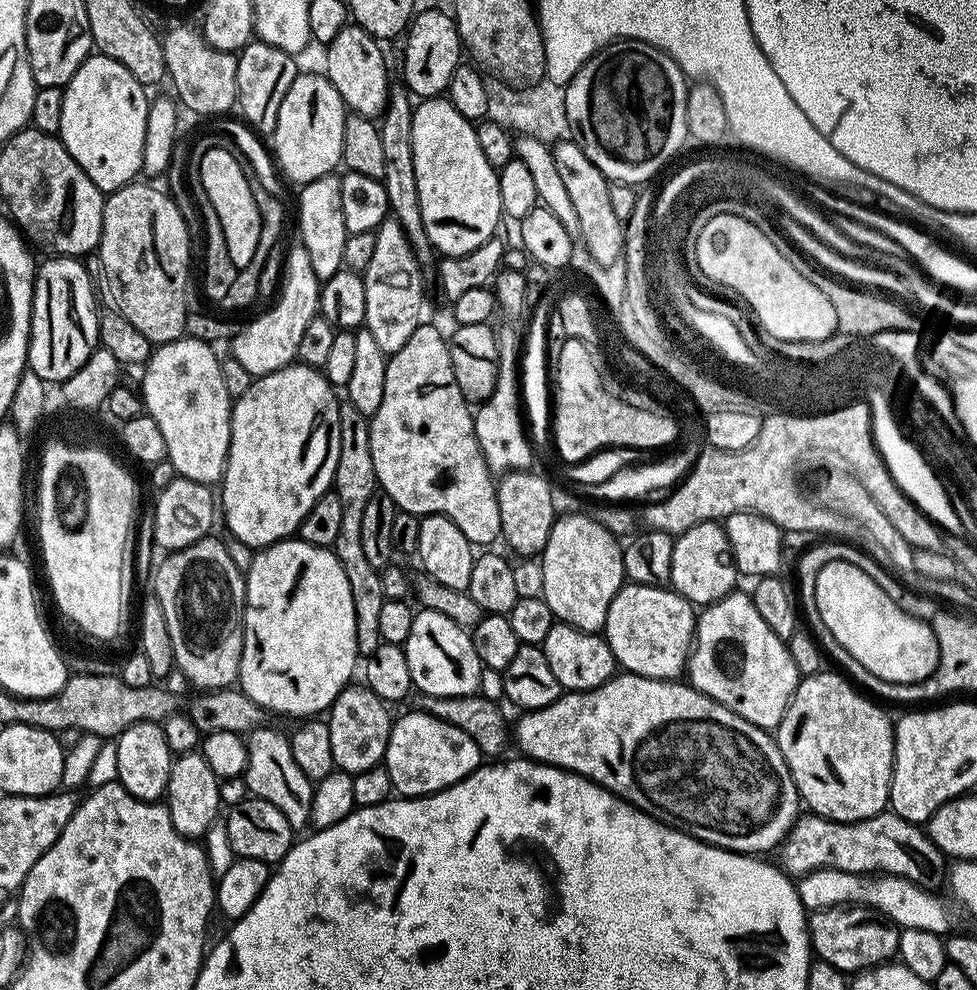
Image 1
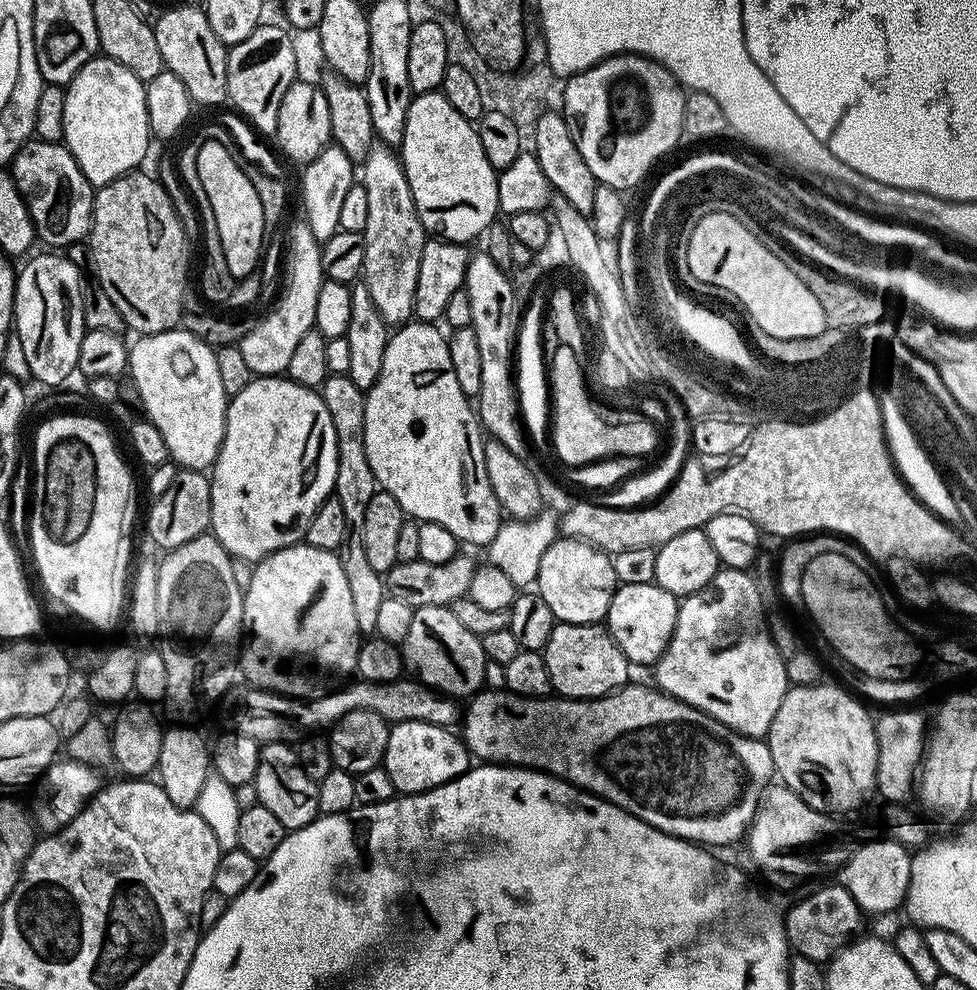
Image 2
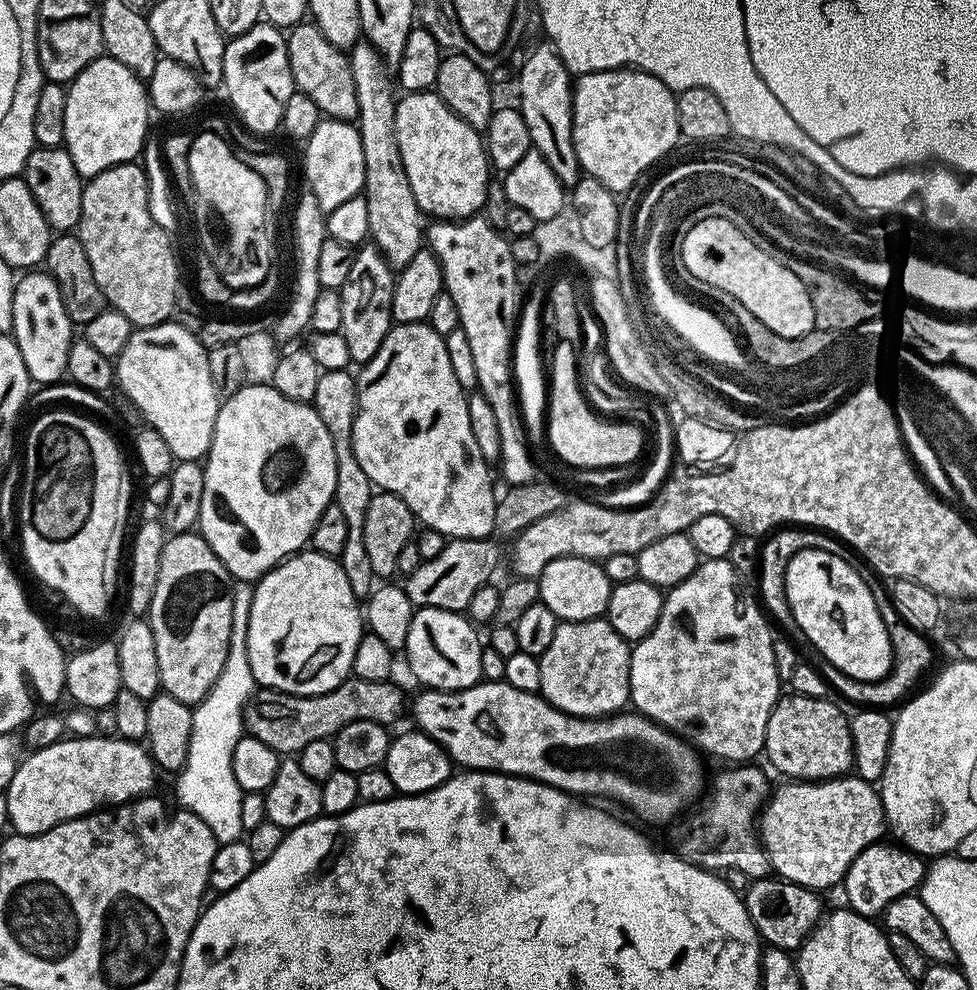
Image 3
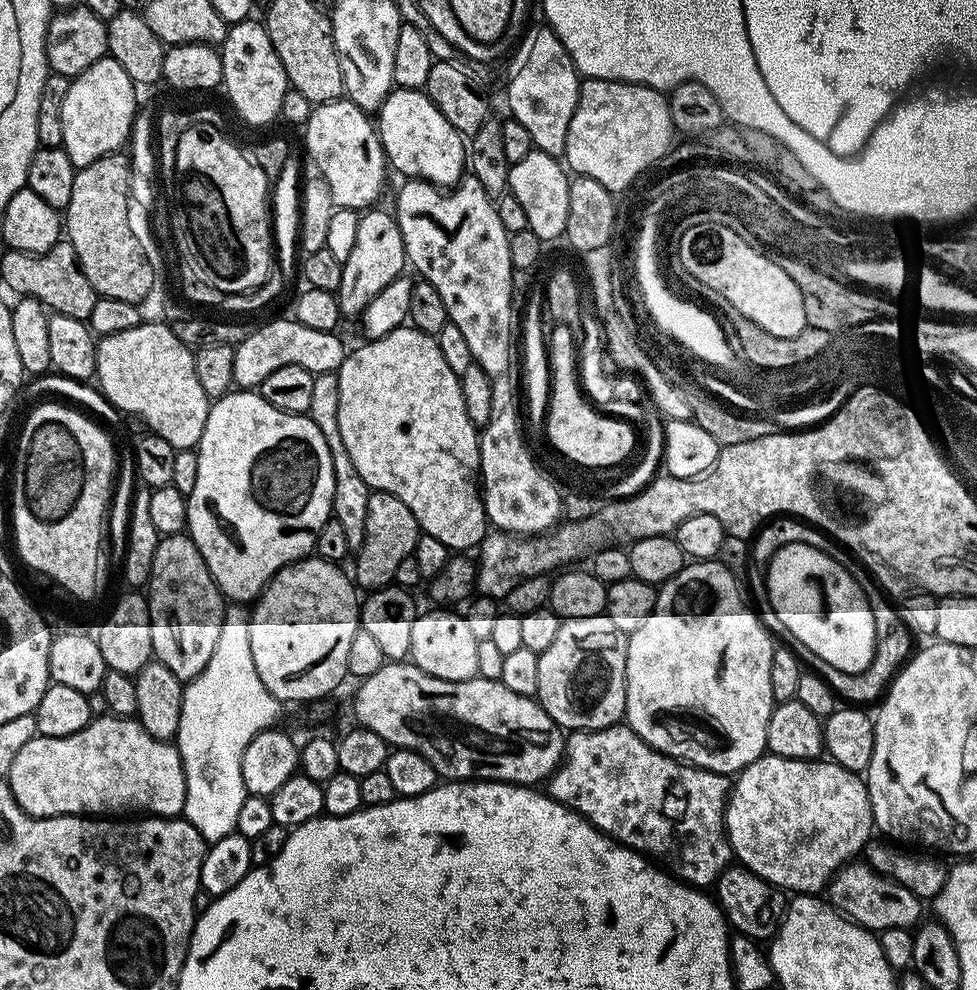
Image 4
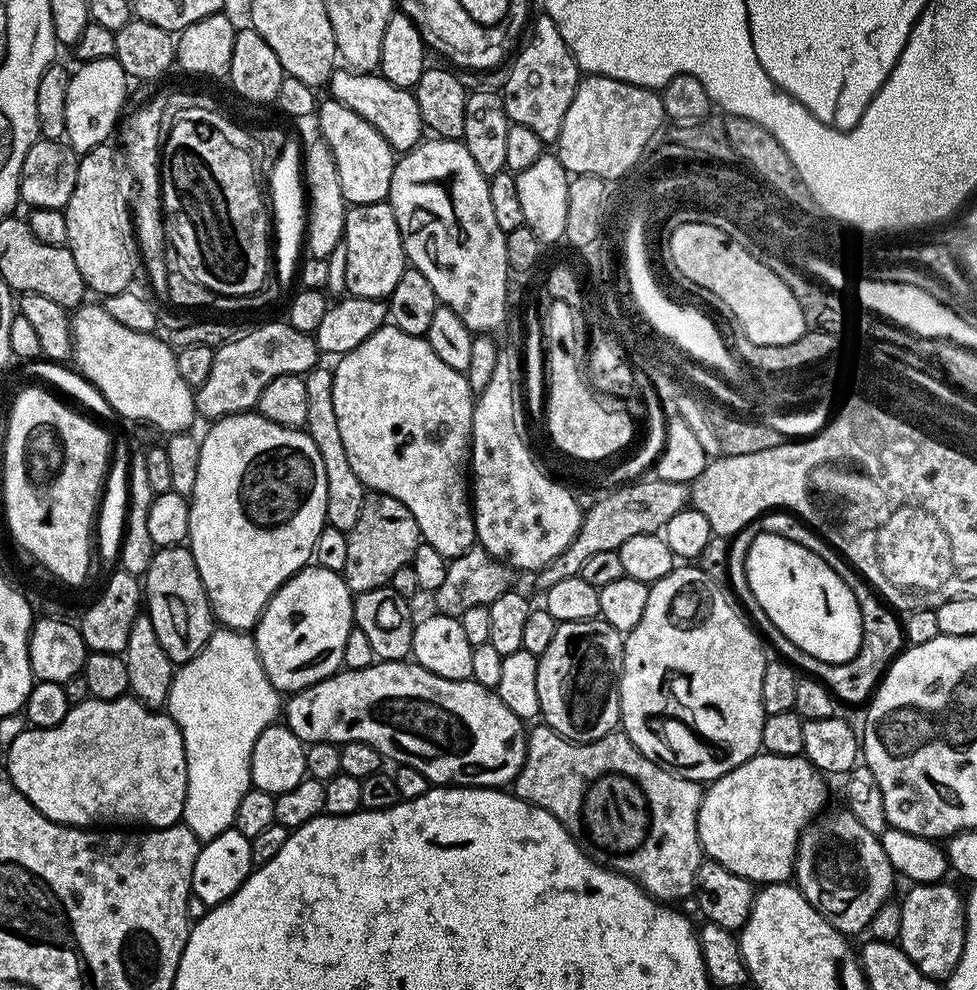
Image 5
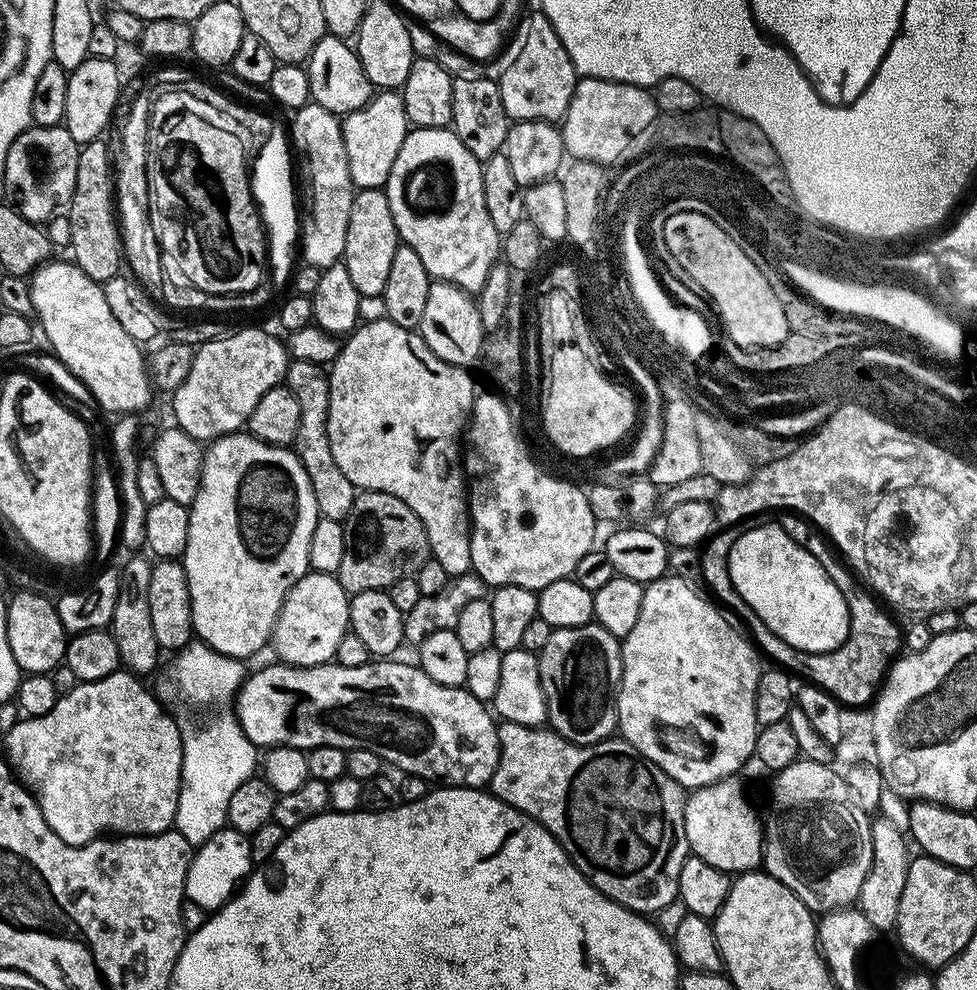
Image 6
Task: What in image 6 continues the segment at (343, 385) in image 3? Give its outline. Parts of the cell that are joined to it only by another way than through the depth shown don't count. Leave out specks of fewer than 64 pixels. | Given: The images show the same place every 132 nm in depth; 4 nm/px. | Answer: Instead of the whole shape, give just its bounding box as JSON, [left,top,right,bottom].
[283,360,358,522]

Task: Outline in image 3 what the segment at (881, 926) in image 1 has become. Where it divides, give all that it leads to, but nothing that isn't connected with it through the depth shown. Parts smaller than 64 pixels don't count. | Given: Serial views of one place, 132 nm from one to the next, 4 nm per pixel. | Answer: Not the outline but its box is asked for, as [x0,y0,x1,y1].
[742,878,825,952]

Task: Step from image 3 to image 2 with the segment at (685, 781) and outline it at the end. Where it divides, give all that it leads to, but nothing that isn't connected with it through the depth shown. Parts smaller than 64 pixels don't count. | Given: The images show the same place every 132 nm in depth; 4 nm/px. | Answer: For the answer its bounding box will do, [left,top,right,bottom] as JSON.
[462,682,774,846]

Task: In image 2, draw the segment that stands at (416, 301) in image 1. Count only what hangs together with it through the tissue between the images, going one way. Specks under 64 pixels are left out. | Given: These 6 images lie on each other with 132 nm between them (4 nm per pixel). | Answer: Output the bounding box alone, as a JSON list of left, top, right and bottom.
[362,154,426,326]

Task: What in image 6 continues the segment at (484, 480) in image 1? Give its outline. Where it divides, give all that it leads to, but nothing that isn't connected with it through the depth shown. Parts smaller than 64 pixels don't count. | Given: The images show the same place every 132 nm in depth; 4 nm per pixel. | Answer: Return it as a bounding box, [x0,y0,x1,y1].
[328,318,474,578]

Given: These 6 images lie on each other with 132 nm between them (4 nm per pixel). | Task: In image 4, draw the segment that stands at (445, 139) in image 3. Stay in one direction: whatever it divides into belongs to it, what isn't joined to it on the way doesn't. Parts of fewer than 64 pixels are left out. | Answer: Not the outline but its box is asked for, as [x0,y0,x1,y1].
[378,87,466,190]

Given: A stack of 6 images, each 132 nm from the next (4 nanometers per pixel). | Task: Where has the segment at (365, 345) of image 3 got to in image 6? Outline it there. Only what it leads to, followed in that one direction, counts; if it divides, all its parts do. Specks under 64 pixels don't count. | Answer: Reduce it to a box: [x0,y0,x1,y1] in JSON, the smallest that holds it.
[343,188,402,296]

